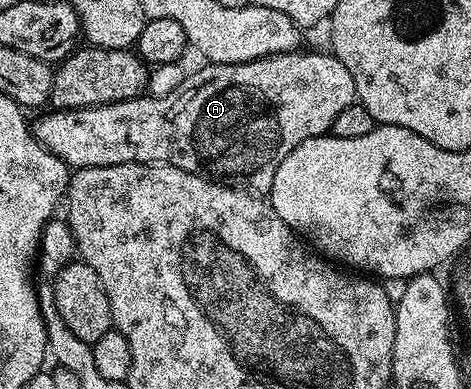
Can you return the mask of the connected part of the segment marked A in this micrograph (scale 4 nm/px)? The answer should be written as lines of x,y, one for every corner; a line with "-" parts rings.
292,52
290,54
273,54
269,58
258,58
252,62
238,62
237,64
203,64
196,74
191,74
176,90
163,94
160,98
147,98
140,96
130,98
124,102
114,102
104,106
86,106
80,110
56,110
33,122
33,133
35,139
53,156
57,156
69,168
82,168
85,166
112,166
113,164
129,164
130,162
150,162
165,166
176,166
193,176
208,178
210,182
220,182
223,186
234,186
252,192
270,191
273,184
273,176
277,176
277,168
281,168
281,160
297,148
307,138
319,138
328,133
337,120
337,116
344,108
349,108
356,101
355,85
353,76
345,69
345,64
337,60
334,54
303,54
304,52

